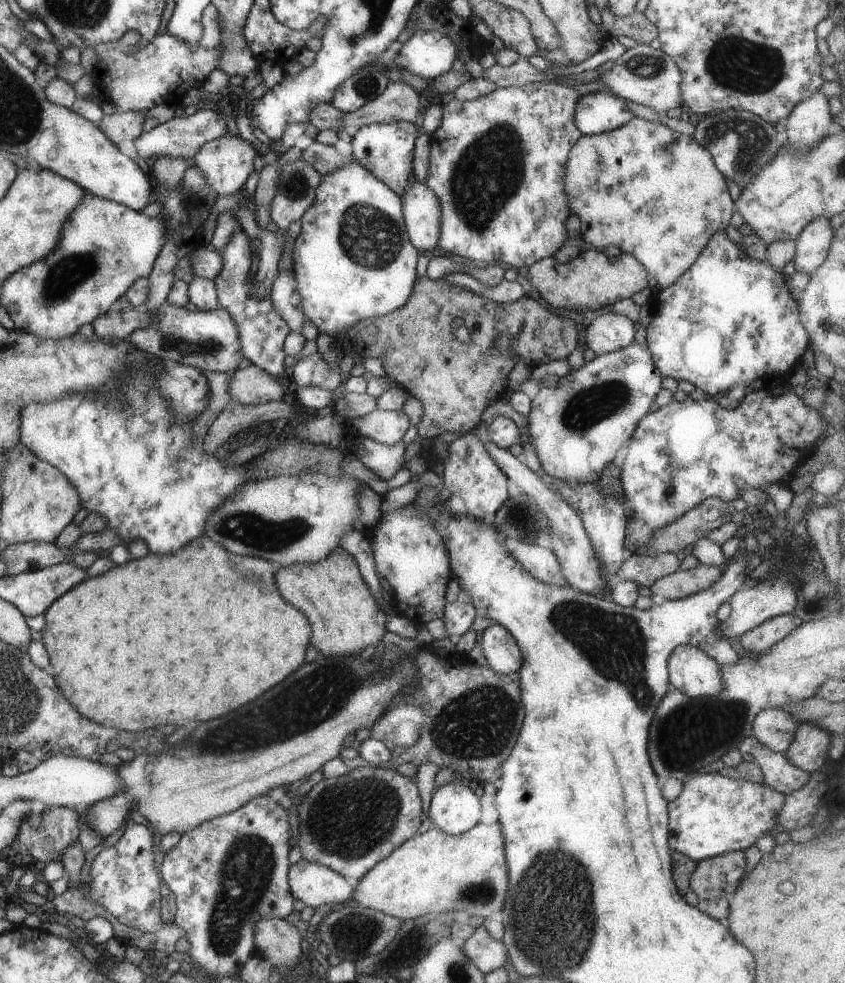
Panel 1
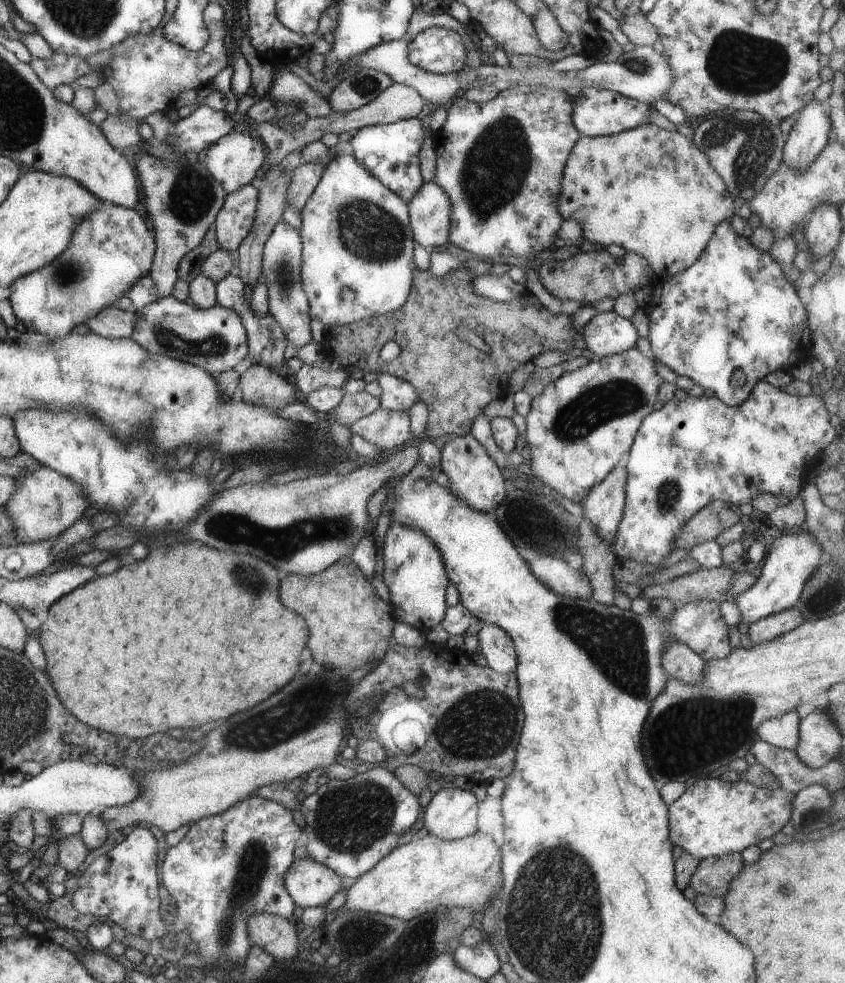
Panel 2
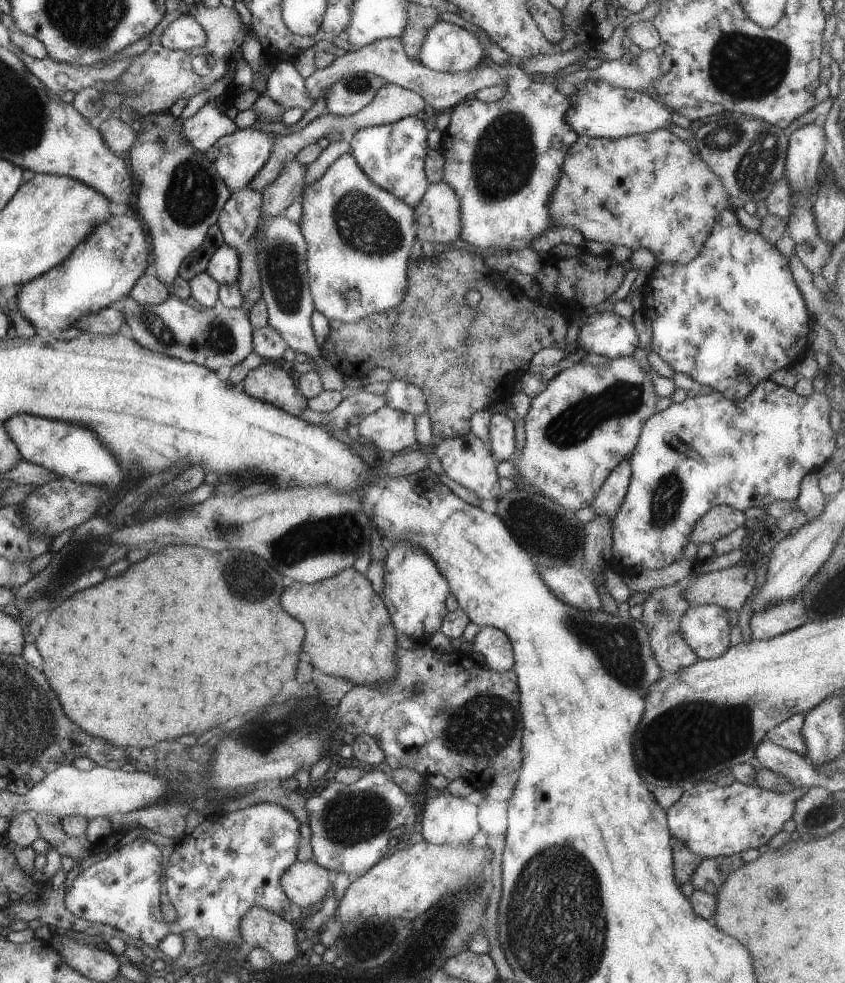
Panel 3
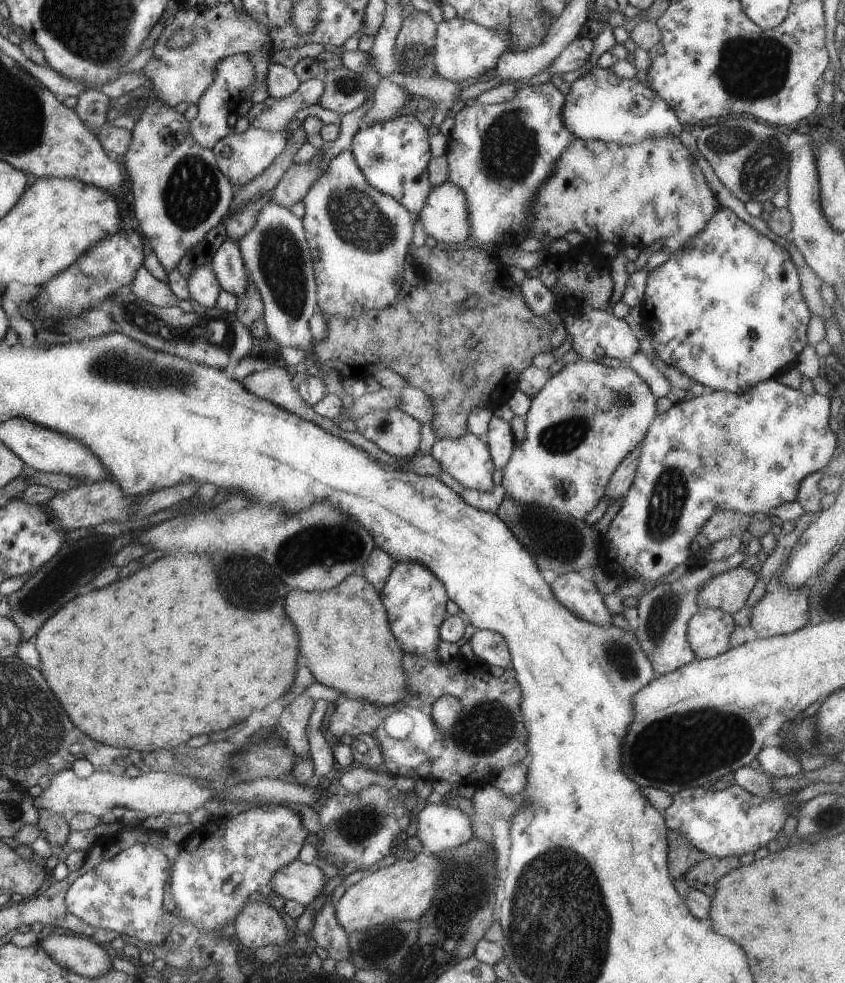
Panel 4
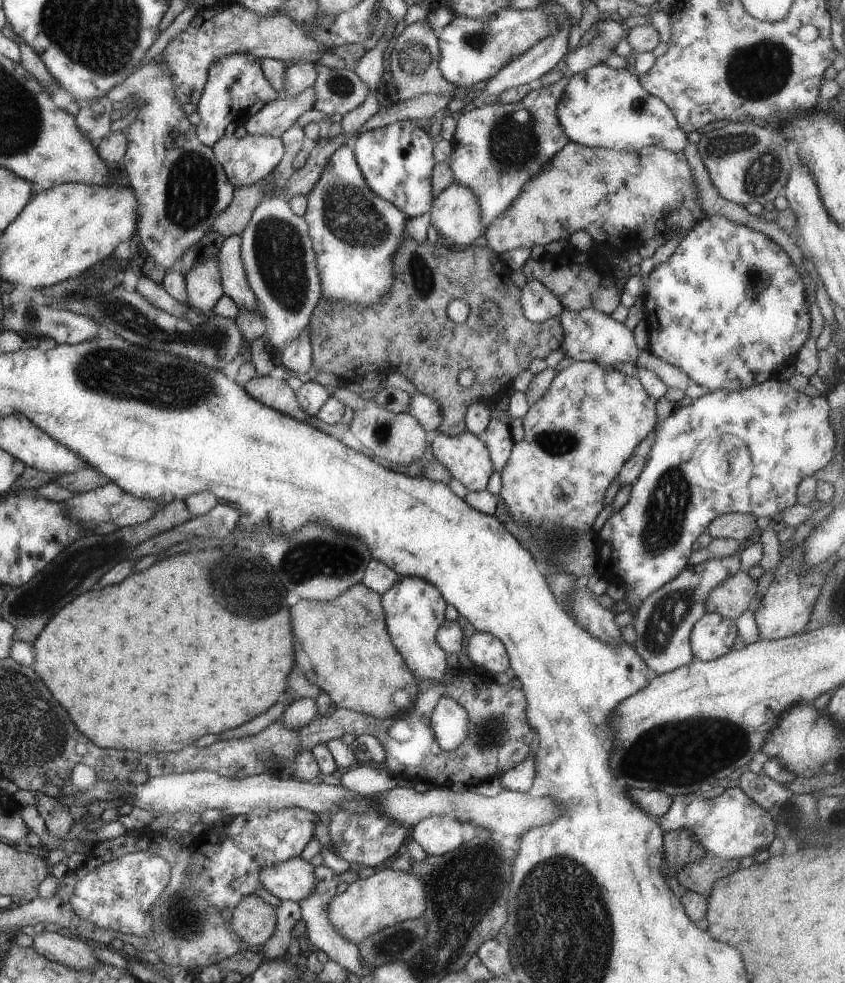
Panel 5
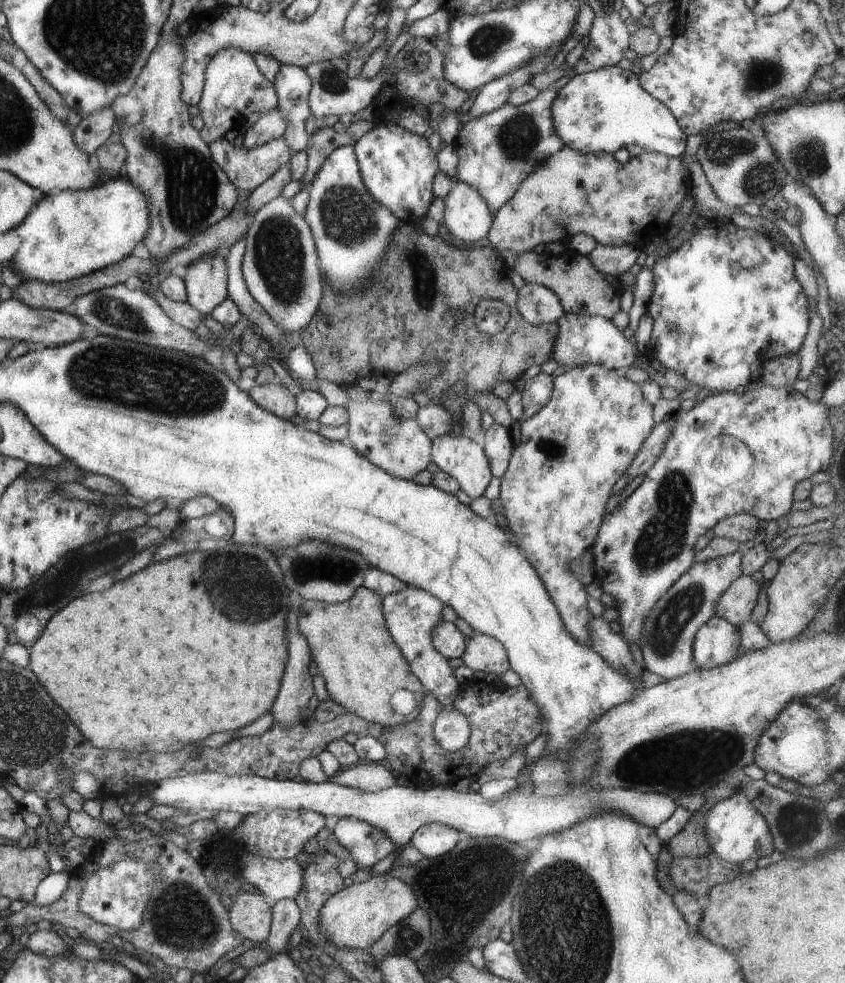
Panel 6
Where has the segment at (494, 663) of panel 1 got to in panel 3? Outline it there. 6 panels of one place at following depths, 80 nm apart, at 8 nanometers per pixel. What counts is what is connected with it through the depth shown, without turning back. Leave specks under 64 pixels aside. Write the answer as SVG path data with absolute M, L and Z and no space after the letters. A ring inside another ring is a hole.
M481 627L472 644L472 650L483 656L491 671L502 673L512 668L514 658L511 643L499 629Z

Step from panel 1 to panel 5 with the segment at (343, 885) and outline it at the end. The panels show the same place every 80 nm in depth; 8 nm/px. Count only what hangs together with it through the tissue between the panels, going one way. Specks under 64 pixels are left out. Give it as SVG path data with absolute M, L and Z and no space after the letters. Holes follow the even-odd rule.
M297 857L261 870L261 886L280 901L301 902L315 888L315 870Z

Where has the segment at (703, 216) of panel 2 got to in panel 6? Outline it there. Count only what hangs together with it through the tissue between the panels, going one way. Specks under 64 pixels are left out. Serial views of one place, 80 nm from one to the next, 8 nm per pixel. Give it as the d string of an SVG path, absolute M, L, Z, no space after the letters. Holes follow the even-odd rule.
M562 146L540 162L494 212L486 238L497 254L502 250L511 250L516 255L520 255L537 244L546 245L552 242L568 244L571 237L578 232L585 232L602 245L631 244L643 250L654 235L662 233L662 230L680 215L677 213L679 204L689 195L688 174L683 170L681 157L675 158L644 151L639 155L629 156L627 162L621 164L612 154L582 153Z

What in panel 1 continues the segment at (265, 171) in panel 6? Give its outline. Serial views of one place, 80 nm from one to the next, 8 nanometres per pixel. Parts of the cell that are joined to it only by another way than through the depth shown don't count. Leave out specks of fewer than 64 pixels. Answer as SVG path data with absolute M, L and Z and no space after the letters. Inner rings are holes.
M221 135L216 139L204 142L194 154L191 163L205 177L210 189L218 195L234 194L244 186L244 182L253 174L253 157L257 155L254 148L238 135Z

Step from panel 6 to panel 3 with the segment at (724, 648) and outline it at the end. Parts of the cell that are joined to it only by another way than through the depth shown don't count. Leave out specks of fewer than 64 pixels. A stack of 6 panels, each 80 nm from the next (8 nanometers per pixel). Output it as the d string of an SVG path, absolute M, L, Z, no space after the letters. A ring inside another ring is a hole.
M689 605L679 620L679 630L684 641L692 646L697 659L714 659L729 648L729 621L725 609L717 605Z

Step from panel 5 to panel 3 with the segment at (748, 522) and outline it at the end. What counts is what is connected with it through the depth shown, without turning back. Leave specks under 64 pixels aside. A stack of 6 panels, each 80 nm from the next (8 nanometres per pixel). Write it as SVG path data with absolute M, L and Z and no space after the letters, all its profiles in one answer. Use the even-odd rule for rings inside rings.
M729 505L712 506L699 520L696 520L688 536L688 542L698 545L713 544L718 538L739 529L745 519L743 511L738 511Z

